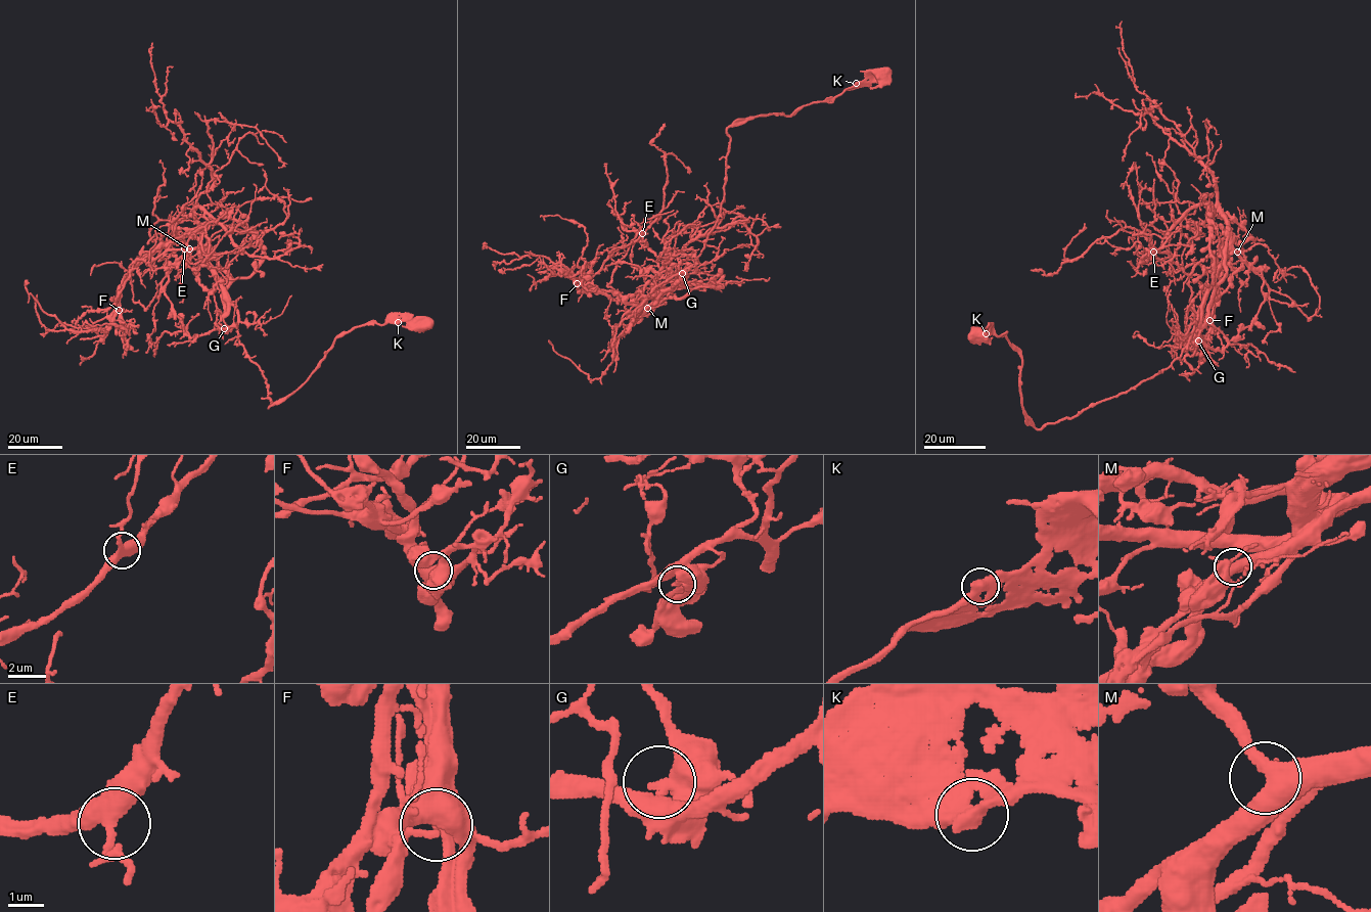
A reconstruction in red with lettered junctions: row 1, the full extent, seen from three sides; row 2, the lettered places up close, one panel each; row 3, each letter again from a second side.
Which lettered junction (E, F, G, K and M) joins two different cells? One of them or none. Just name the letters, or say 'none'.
none

